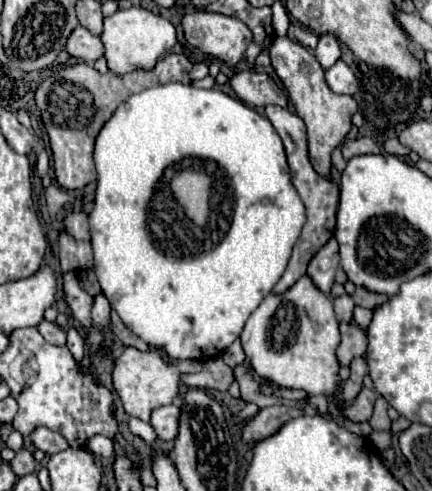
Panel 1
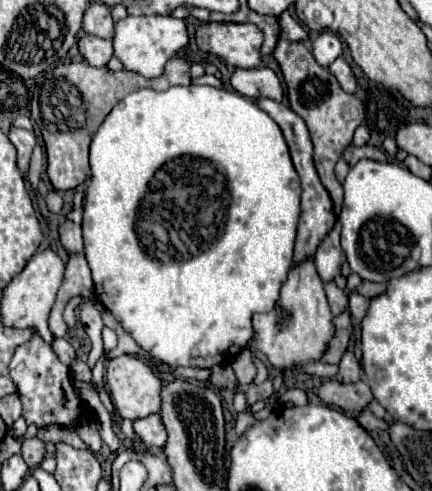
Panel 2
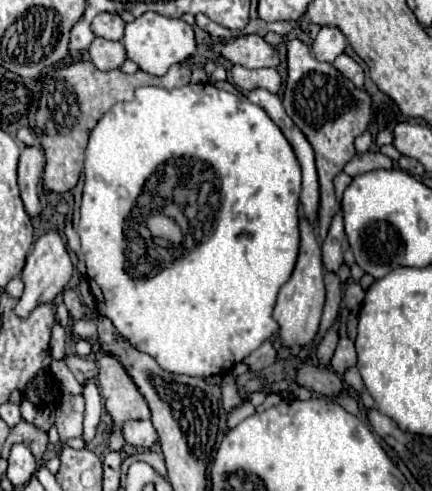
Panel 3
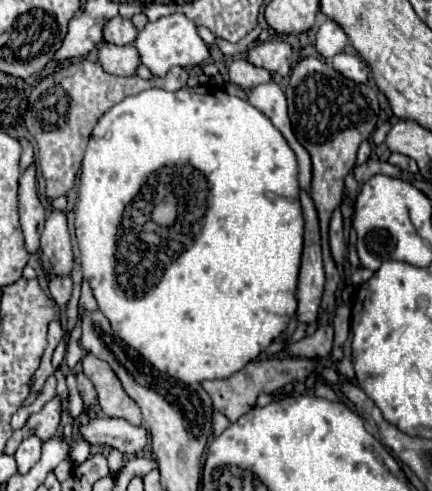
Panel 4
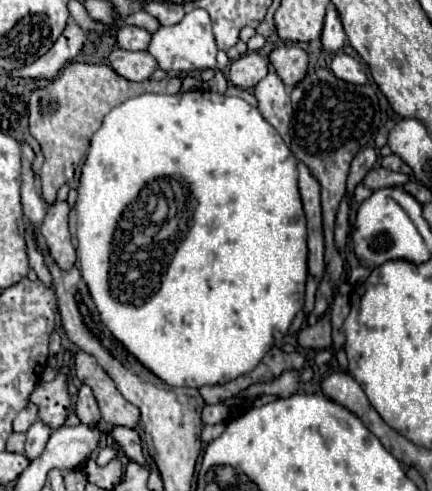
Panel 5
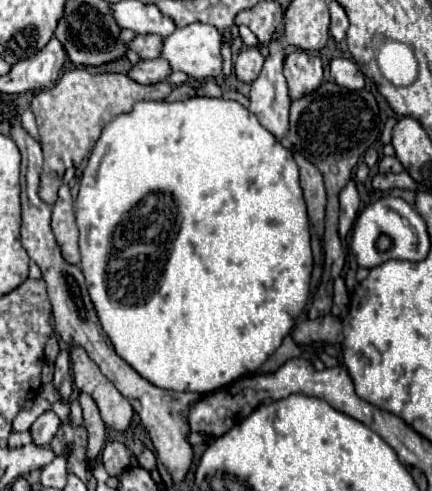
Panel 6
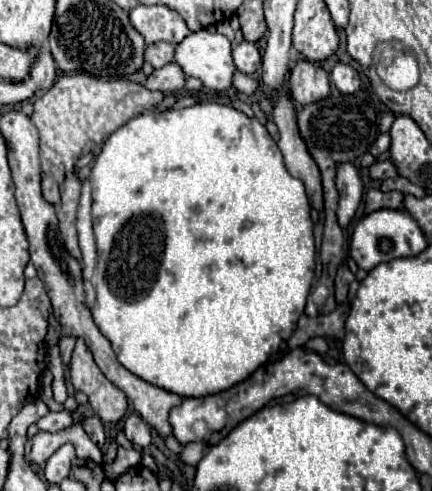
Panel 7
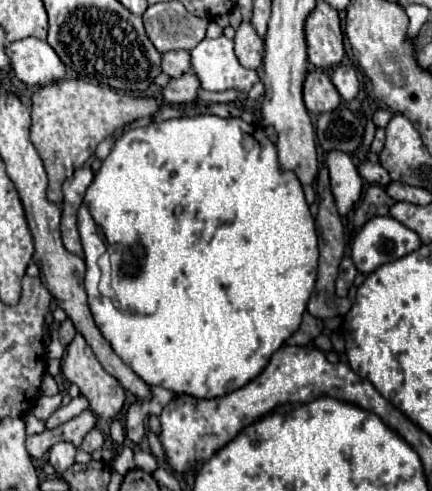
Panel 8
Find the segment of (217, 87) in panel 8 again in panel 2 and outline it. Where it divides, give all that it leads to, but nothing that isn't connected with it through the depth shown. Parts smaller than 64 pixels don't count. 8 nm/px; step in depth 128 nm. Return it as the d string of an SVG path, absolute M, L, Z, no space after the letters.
M126 16L114 24L114 56L122 62L124 70L142 74L144 78L156 78L162 74L164 64L188 44L188 32L184 20L172 16Z

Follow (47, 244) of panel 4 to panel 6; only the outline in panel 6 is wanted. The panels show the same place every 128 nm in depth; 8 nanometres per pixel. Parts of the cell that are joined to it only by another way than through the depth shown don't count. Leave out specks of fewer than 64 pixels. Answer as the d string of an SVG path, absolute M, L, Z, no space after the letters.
M68 186L60 188L58 200L52 206L52 232L56 236L64 260L68 260L70 264L78 264L80 262L78 228L74 222L74 208L72 208L72 196Z

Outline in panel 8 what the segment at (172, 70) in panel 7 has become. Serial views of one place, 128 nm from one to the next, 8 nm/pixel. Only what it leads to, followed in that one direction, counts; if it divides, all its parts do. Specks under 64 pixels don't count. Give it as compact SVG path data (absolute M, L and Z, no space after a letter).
M184 72L182 76L170 78L170 82L162 88L162 98L170 104L194 102L198 88L200 88L200 80L194 76L194 72Z

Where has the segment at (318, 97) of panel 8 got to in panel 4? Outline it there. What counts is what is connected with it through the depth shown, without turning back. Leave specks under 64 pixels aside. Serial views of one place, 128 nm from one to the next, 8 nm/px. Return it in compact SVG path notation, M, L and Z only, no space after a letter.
M268 40L268 42L258 42L254 48L250 48L246 60L254 66L286 76L290 72L290 56L292 56L290 44L280 42L280 40L276 42Z

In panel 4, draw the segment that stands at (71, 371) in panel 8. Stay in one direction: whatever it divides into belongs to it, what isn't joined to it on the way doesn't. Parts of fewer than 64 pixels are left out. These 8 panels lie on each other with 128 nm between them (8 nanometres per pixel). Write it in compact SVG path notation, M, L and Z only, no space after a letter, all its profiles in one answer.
M86 354L82 358L82 370L92 380L94 388L98 392L100 408L104 410L106 416L124 418L136 426L142 424L142 414L140 414L138 404L124 392L118 376L112 372L108 362L104 362L92 354Z

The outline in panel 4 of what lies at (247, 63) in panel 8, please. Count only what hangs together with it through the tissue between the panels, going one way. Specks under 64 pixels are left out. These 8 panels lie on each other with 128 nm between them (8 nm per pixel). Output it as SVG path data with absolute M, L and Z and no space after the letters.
M234 60L228 68L228 74L230 74L230 80L244 90L250 90L258 84L264 84L264 82L272 80L272 74L268 70L252 66L246 60Z

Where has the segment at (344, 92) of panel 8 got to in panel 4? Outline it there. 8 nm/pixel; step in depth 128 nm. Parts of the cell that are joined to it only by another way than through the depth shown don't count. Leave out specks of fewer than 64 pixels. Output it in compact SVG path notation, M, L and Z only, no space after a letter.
M340 52L332 58L332 66L346 78L362 84L368 80L368 66L364 64L364 60L356 54L346 54L346 52Z

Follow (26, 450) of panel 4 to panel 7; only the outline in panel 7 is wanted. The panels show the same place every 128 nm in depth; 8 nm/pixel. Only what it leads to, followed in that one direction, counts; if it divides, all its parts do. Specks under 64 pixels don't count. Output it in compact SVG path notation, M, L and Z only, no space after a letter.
M62 410L62 412L48 412L46 416L42 416L36 426L44 432L60 432L64 428L68 428L72 424L72 416L68 410Z

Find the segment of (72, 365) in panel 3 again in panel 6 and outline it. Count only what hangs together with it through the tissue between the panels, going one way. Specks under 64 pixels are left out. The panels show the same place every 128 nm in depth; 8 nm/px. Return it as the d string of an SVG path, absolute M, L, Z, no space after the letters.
M82 392L78 400L80 400L80 406L82 406L82 410L84 410L84 426L86 426L86 430L88 430L86 456L88 456L88 460L92 462L92 460L100 454L100 450L102 450L102 446L104 446L106 426L104 426L102 418L100 418L100 410L98 410L96 402L92 400L92 396L88 396L86 392Z

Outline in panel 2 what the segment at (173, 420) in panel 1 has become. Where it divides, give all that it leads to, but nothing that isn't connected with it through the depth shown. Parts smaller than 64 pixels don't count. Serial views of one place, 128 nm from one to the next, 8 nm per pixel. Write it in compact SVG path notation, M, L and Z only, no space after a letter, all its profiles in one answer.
M160 414L134 420L134 430L146 446L164 446L168 440L168 432L160 420Z

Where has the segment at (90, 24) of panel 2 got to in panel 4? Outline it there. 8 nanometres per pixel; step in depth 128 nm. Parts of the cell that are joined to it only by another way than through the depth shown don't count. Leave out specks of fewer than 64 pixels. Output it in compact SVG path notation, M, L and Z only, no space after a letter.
M120 16L108 20L108 24L104 24L104 40L124 46L124 44L132 44L136 40L136 28L130 20L124 20Z

